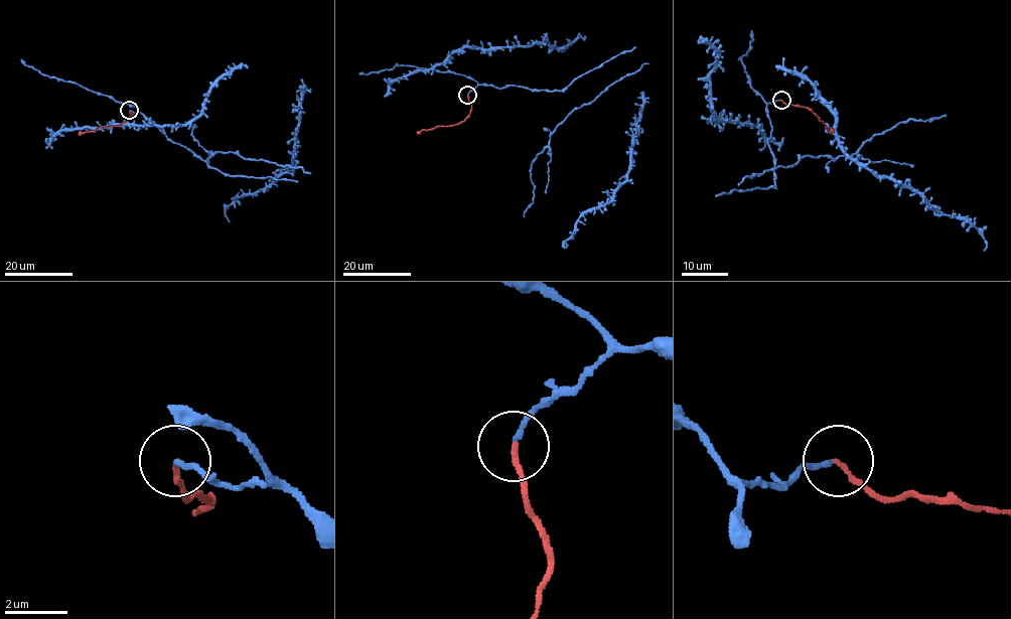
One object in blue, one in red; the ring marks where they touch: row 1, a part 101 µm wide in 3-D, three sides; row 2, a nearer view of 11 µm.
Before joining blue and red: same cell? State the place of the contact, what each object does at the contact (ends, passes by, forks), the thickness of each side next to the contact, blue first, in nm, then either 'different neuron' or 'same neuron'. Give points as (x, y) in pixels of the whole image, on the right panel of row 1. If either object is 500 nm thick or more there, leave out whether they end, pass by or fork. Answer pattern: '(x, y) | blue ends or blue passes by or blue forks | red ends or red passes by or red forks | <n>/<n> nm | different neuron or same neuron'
(781, 100) | blue ends | red ends | 160/180 nm | same neuron

